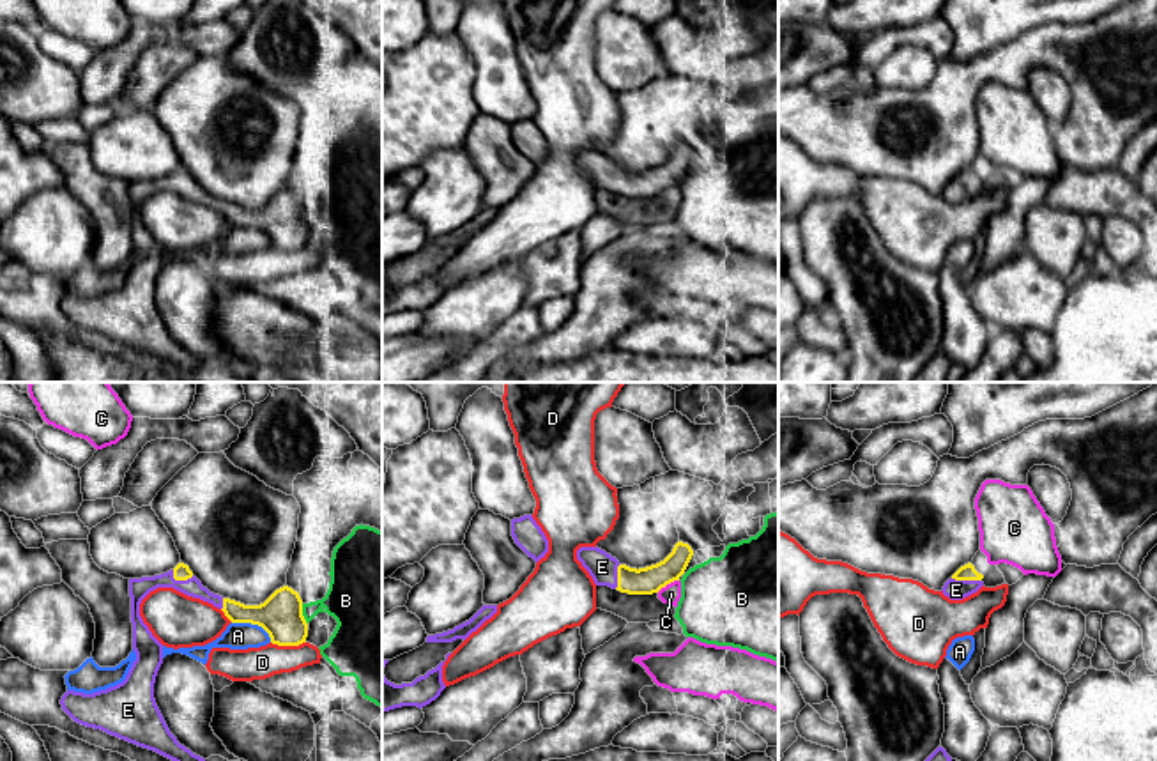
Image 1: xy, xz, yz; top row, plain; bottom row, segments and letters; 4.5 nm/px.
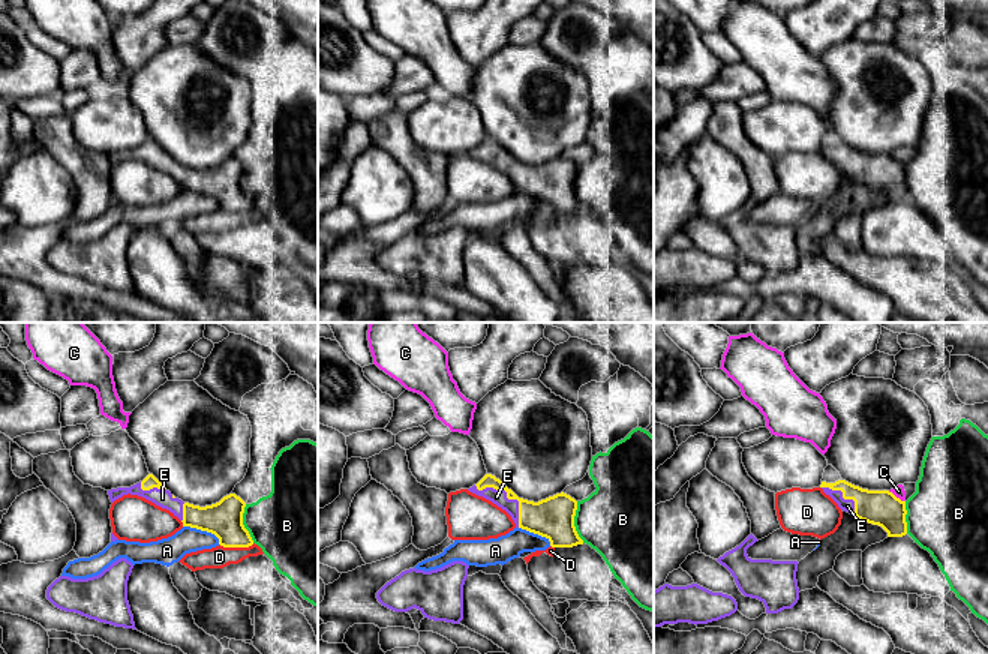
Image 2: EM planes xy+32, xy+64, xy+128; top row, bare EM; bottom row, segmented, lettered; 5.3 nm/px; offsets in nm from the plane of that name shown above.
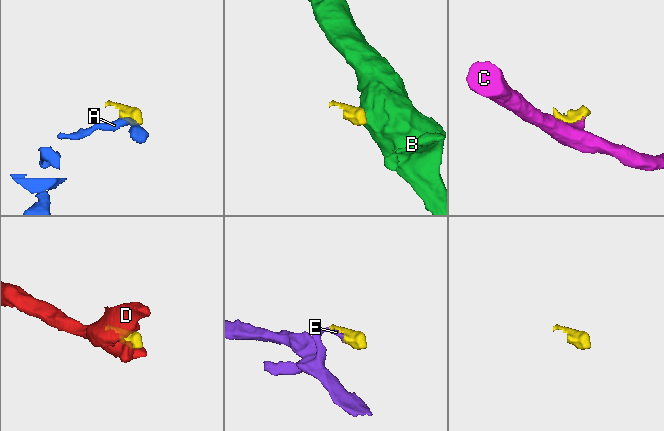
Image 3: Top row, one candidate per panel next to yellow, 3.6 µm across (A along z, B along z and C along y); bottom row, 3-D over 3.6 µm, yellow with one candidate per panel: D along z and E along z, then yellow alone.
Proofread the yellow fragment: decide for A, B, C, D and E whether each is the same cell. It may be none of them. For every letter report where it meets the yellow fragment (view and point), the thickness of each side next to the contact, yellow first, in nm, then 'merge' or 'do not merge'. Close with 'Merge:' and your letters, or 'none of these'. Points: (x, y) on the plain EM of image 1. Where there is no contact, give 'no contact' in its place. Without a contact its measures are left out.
A: meets yellow in xy at (253, 227); 190 nm thick on the yellow side, 130 nm on the other; do not merge
B: meets yellow in xy at (301, 218); 190 nm thick on the yellow side, 240 nm on the other; do not merge
C: meets yellow in xz at (667, 186); 130 nm thick on the yellow side, 90 nm on the other; do not merge
D: meets yellow in xy at (289, 248); 190 nm thick on the yellow side, 150 nm on the other; do not merge
E: meets yellow in yz at (966, 183); 70 nm thick on the yellow side, 100 nm on the other; merge
Merge: E

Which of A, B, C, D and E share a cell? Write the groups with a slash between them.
A / B / C / D / E

